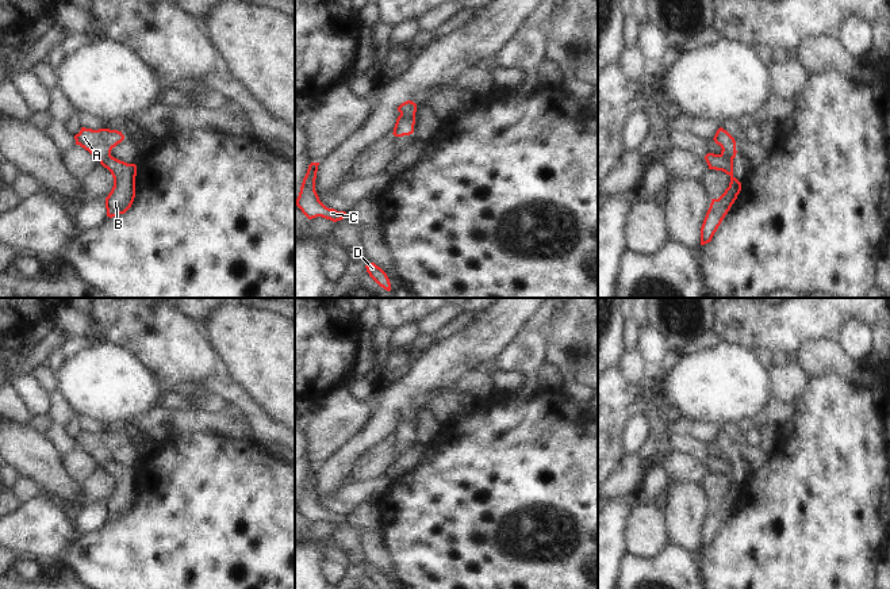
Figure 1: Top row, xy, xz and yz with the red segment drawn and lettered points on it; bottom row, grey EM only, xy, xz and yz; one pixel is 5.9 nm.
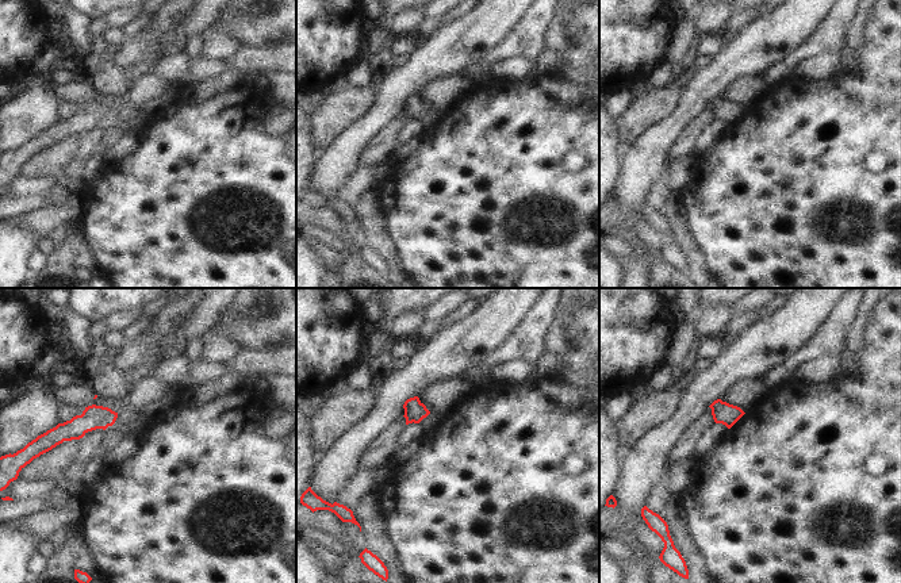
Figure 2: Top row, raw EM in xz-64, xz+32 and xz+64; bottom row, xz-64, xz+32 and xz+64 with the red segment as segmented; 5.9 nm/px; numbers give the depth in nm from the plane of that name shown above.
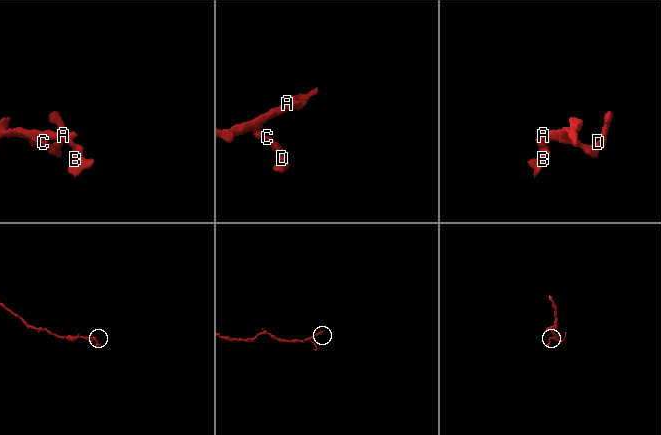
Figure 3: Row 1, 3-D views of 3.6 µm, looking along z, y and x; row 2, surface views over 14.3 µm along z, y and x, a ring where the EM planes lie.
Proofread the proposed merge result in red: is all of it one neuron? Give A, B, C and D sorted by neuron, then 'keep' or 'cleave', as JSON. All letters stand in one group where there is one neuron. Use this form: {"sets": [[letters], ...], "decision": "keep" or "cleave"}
{"sets": [["A", "C", "D"], ["B"]], "decision": "cleave"}

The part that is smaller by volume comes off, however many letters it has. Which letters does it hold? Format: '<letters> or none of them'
B

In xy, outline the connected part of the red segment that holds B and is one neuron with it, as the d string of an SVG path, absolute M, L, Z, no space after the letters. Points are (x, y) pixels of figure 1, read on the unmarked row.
M108 460L100 467L107 471L114 481L114 490L106 501L107 520L112 521L124 517L135 501L137 468L127 467L115 460Z

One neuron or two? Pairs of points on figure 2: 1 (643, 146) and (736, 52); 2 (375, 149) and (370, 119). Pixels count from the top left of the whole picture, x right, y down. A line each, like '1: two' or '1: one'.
1: one
2: two

